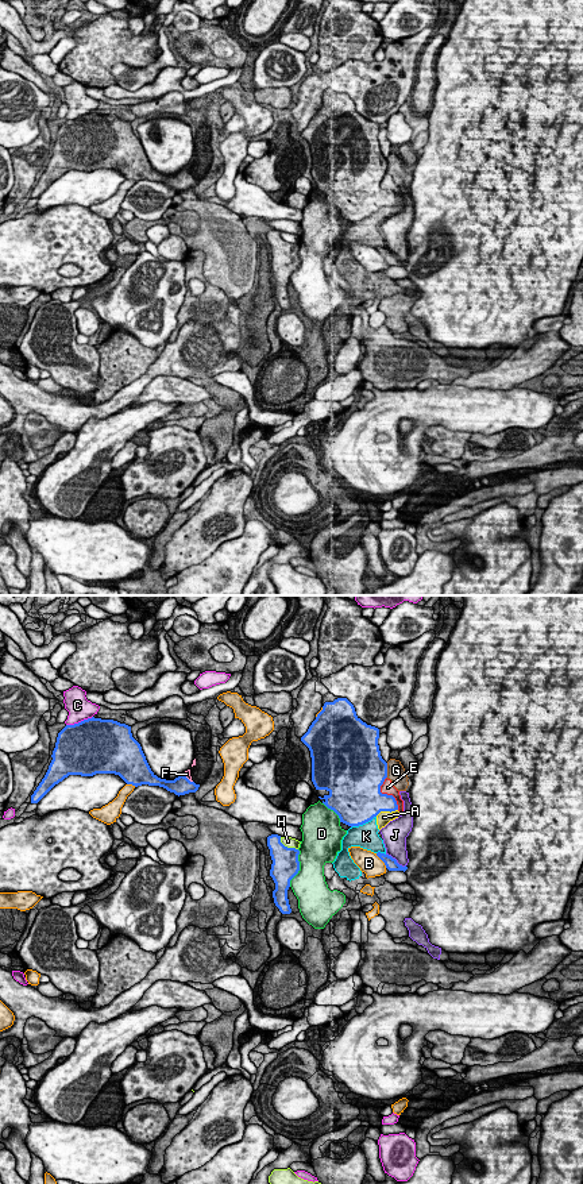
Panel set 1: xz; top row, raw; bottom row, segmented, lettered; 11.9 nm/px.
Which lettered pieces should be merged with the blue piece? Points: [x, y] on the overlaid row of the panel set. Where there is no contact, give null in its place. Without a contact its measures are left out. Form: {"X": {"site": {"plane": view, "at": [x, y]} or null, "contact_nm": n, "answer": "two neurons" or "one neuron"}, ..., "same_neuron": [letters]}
{"A": {"site": {"plane": "xz", "at": [386, 810]}, "contact_nm": 280, "answer": "two neurons"}, "B": {"site": {"plane": "xz", "at": [381, 859]}, "contact_nm": 220, "answer": "two neurons"}, "C": {"site": {"plane": "xz", "at": [78, 722]}, "contact_nm": 340, "answer": "two neurons"}, "D": {"site": {"plane": "xz", "at": [298, 868]}, "contact_nm": 460, "answer": "two neurons"}, "E": {"site": {"plane": "xz", "at": [386, 794]}, "contact_nm": 420, "answer": "two neurons"}, "F": {"site": {"plane": "xz", "at": [185, 776]}, "contact_nm": 180, "answer": "one neuron"}, "G": {"site": {"plane": "xz", "at": [386, 770]}, "contact_nm": 180, "answer": "two neurons"}, "H": {"site": {"plane": "xz", "at": [286, 847]}, "contact_nm": 260, "answer": "two neurons"}, "J": {"site": {"plane": "xz", "at": [396, 860]}, "contact_nm": 280, "answer": "two neurons"}, "K": {"site": {"plane": "xz", "at": [363, 822]}, "contact_nm": 340, "answer": "two neurons"}, "same_neuron": ["F"]}

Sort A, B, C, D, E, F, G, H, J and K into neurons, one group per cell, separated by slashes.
A E K / B / C / D / F / G / H / J

